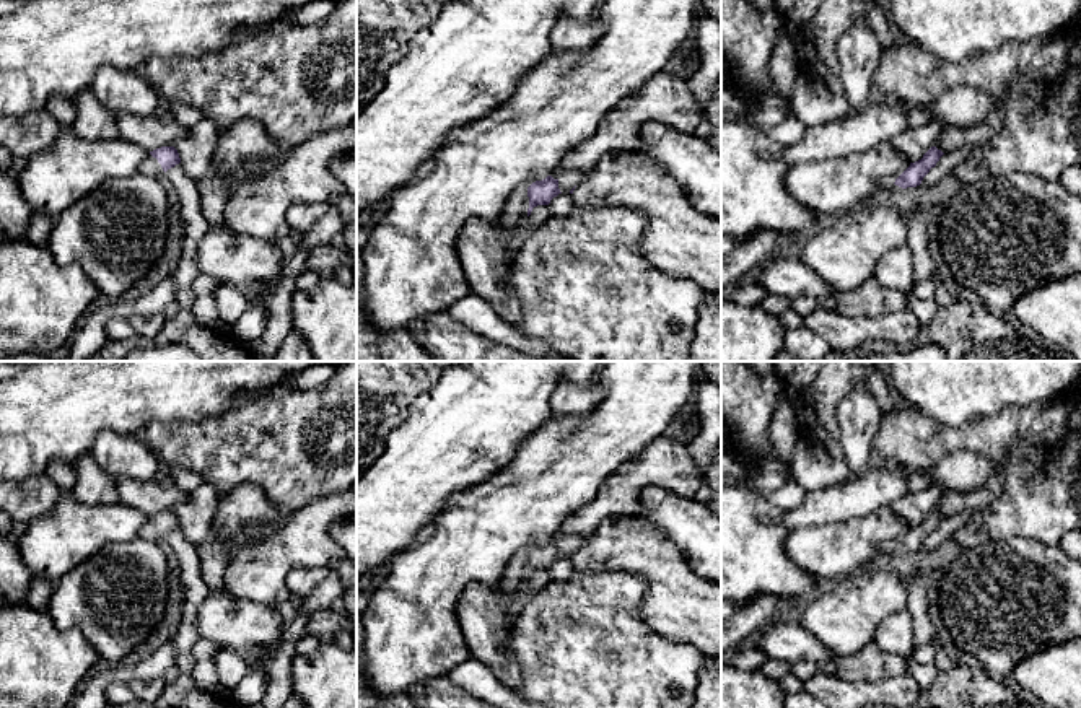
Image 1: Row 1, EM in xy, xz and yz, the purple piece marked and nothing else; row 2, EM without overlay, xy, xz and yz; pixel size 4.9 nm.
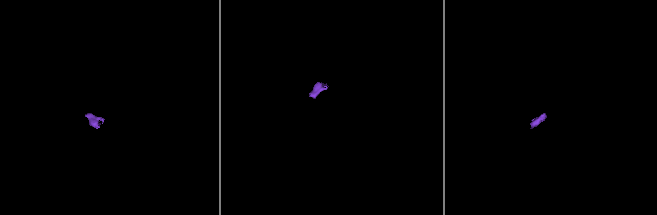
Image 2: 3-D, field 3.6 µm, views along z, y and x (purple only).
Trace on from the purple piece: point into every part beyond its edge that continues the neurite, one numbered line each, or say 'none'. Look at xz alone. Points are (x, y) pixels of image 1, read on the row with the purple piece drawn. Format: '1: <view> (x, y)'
1: xz (570, 179)
2: xz (515, 214)

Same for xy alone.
1: xy (150, 166)

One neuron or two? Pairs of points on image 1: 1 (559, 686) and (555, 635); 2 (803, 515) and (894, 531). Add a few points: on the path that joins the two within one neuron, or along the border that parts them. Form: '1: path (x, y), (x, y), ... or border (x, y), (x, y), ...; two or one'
1: path (559, 673), (559, 648); one
2: border (879, 506), (862, 516), (806, 528); two

